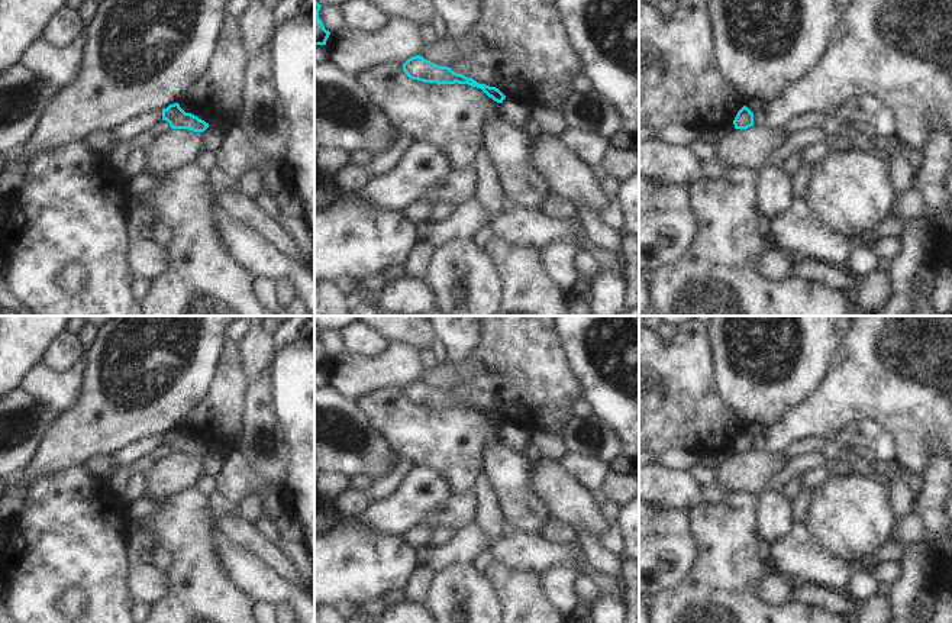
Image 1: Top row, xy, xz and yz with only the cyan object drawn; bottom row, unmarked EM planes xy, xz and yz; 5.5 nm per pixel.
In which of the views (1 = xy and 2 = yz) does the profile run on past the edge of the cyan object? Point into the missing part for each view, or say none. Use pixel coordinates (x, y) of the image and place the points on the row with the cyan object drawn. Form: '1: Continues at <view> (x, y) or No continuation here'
1: No continuation here
2: No continuation here

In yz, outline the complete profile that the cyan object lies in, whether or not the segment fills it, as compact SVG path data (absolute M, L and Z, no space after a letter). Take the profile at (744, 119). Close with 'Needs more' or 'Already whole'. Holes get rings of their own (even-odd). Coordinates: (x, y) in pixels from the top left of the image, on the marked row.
M743 106L735 120L733 120L733 125L735 125L735 129L748 129L751 126L753 126L753 113L746 107Z. Already whole

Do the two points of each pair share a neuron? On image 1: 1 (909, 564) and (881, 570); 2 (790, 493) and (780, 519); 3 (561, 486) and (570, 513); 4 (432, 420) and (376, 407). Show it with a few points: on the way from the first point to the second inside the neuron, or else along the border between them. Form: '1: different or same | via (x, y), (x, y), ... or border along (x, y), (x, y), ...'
1: different | border along (900, 561), (900, 577), (887, 587)
2: different | border along (778, 484), (778, 488), (791, 502)
3: same | via (561, 493), (570, 502), (570, 506)
4: same | via (418, 420), (397, 420), (390, 413)

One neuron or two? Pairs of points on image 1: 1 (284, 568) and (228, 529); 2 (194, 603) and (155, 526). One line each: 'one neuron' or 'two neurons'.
1: one neuron
2: one neuron

